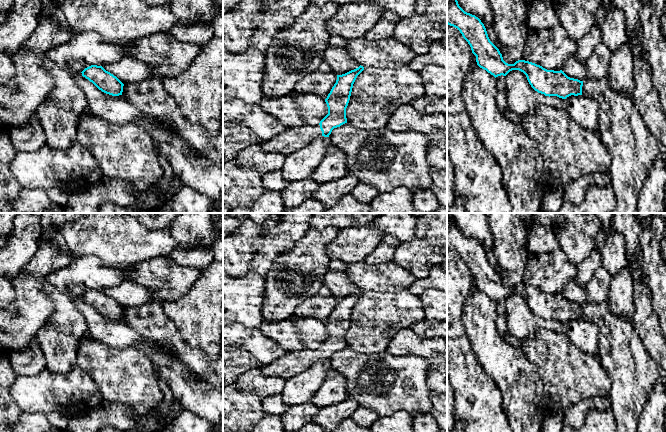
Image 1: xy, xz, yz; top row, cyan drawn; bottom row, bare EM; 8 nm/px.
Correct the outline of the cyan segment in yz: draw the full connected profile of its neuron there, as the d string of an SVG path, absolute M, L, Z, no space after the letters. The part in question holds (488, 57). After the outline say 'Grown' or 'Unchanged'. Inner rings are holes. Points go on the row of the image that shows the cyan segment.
M447 0L447 24L460 31L476 56L477 65L495 78L519 70L526 75L531 87L545 96L566 99L571 95L582 95L583 81L568 77L562 70L547 70L525 60L506 63L499 49L490 41L481 20L465 12L457 0Z. Unchanged

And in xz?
M363 66L345 74L337 75L337 80L328 94L325 102L328 114L319 124L289 128L284 133L262 142L260 148L265 152L276 152L287 155L307 146L317 137L329 137L334 128L347 123L346 108L348 106L353 84L357 76L364 70Z. Grown

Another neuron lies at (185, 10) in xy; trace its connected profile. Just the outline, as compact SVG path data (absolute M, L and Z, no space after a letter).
M169 0L170 9L182 24L197 20L197 26L211 24L217 14L213 11L212 0Z

